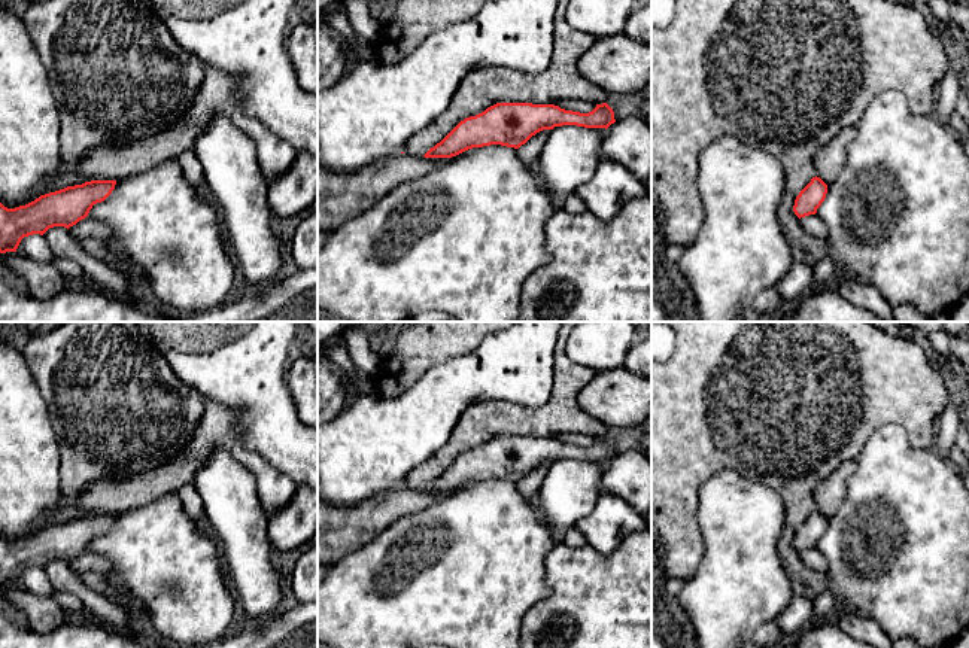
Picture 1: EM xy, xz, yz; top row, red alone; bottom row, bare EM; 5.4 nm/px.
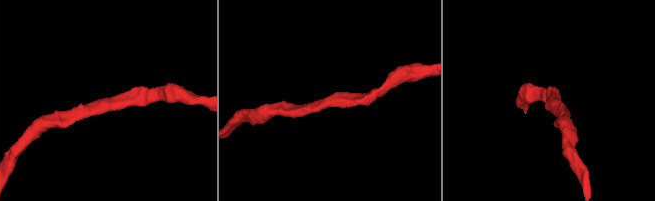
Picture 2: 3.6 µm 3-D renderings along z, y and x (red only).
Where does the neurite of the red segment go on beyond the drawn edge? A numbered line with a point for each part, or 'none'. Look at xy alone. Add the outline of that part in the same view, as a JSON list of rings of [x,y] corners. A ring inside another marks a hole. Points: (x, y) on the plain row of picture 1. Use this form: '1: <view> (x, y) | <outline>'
1: xy (218, 425) | [[[207,401],[194,436],[177,456],[130,478],[89,483],[76,504],[64,499],[58,509],[42,517],[39,529],[91,514],[119,514],[164,495],[177,493],[194,483],[216,448],[230,444],[239,426],[239,414],[233,407]]]

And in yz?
1: yz (829, 493) | [[[845,460],[829,477],[820,481],[814,490],[817,511],[826,518],[835,515],[844,501],[850,475],[856,471],[856,460]]]

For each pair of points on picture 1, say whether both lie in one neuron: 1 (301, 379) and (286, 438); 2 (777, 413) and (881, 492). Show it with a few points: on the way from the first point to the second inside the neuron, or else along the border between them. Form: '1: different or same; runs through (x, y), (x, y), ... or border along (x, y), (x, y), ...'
1: different; border along (286, 371), (286, 386), (297, 416), (301, 420)
2: different; border along (875, 431), (856, 461)

